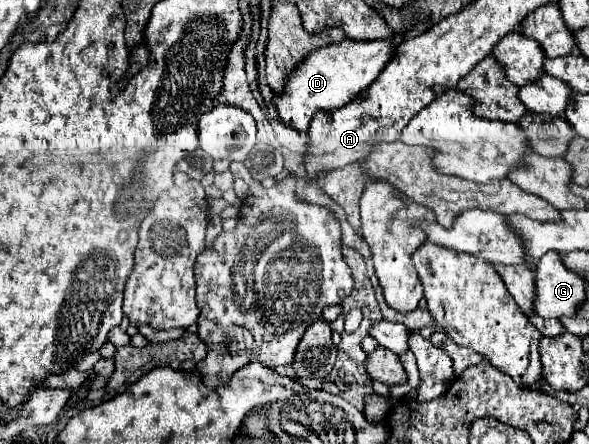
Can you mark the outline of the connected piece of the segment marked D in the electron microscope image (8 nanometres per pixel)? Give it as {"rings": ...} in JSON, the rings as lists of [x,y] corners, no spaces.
{"rings":[[[343,39],[343,43],[335,43],[329,47],[323,47],[319,51],[313,51],[299,67],[287,77],[285,91],[281,95],[275,95],[273,103],[279,111],[279,117],[285,125],[291,125],[293,129],[305,133],[311,117],[323,109],[323,111],[335,111],[355,99],[359,91],[367,89],[369,83],[381,73],[383,65],[393,57],[395,45],[389,41],[361,41],[355,43],[351,39]]]}

